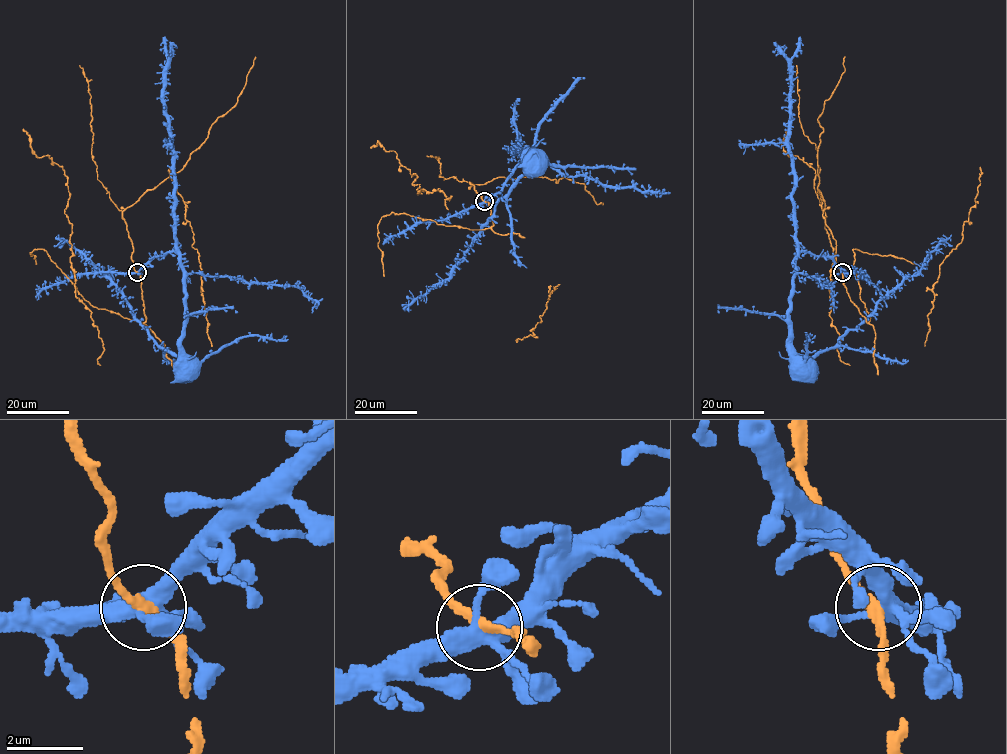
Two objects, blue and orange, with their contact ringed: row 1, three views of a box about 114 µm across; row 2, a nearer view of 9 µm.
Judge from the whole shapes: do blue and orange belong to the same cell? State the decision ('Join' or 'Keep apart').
Keep apart

